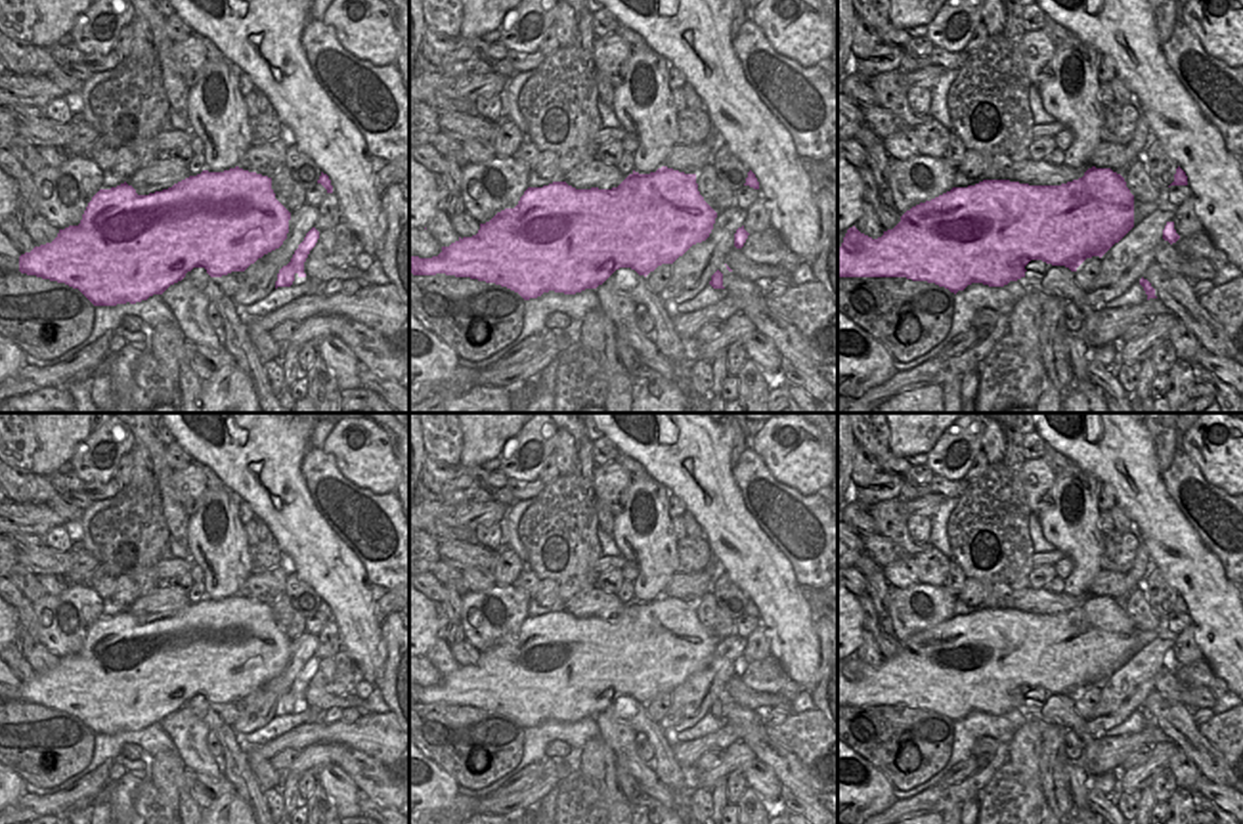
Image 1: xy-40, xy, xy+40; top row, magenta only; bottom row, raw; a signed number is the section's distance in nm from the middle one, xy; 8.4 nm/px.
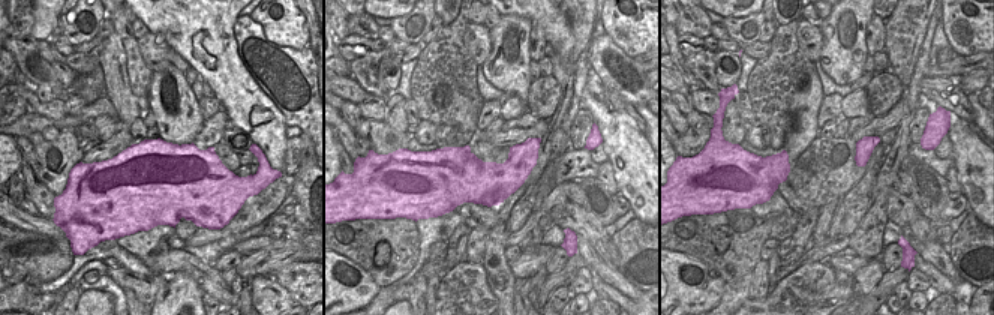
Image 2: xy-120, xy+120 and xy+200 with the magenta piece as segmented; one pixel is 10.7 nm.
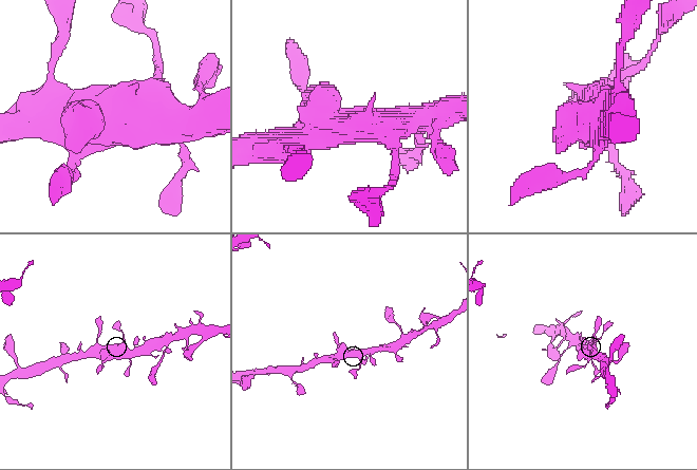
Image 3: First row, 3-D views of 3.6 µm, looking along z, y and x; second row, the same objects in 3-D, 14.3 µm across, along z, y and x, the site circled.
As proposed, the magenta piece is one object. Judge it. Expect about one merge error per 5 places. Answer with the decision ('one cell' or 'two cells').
one cell

